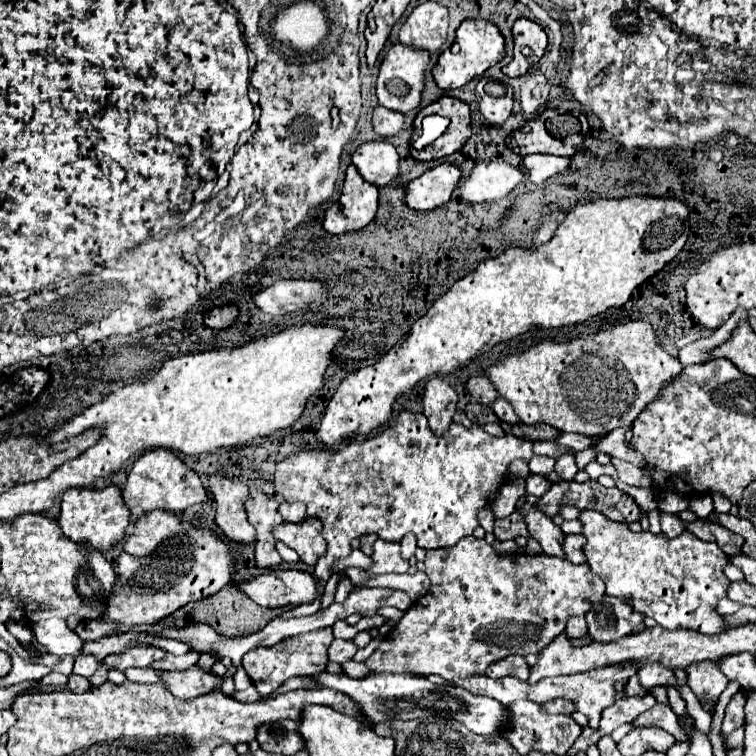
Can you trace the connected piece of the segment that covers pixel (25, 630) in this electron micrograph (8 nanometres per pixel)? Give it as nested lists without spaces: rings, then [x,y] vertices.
[[[7,621],[7,629],[9,629],[9,633],[11,633],[11,635],[21,635],[25,645],[29,645],[29,643],[31,643],[33,631],[29,629],[29,625],[23,625],[23,623],[19,623],[19,621]]]

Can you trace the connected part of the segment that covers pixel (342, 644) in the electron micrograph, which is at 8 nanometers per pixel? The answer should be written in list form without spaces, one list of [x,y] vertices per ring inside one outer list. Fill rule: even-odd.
[[[333,639],[333,643],[329,645],[329,661],[333,661],[333,663],[345,663],[345,661],[349,661],[355,653],[357,653],[357,647],[355,647],[353,641]]]

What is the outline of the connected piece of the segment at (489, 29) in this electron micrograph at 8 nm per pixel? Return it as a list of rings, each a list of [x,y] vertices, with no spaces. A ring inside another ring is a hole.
[[[467,19],[457,29],[457,37],[453,45],[439,55],[437,65],[433,67],[433,79],[441,89],[457,89],[469,83],[471,79],[479,77],[483,71],[499,63],[503,57],[505,57],[505,41],[499,29],[491,21]]]

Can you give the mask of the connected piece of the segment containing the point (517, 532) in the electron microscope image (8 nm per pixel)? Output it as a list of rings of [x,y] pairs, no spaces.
[[[511,513],[509,517],[503,519],[495,519],[495,529],[493,529],[495,539],[499,541],[507,541],[507,539],[515,539],[515,537],[529,536],[527,527],[523,523],[523,517],[519,513]]]

